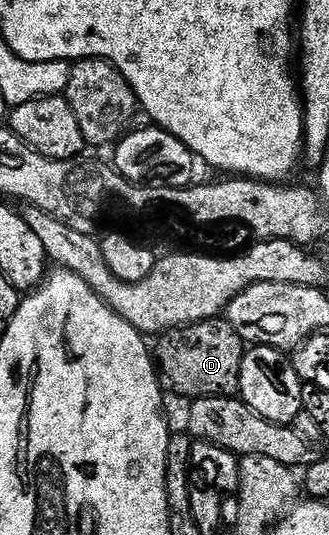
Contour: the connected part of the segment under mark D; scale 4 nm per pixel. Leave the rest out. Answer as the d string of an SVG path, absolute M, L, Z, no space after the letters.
M224 318L201 320L198 324L187 324L184 328L171 328L153 341L152 355L158 369L158 385L163 393L174 396L190 396L191 401L213 396L238 396L240 362L247 345L232 330Z

